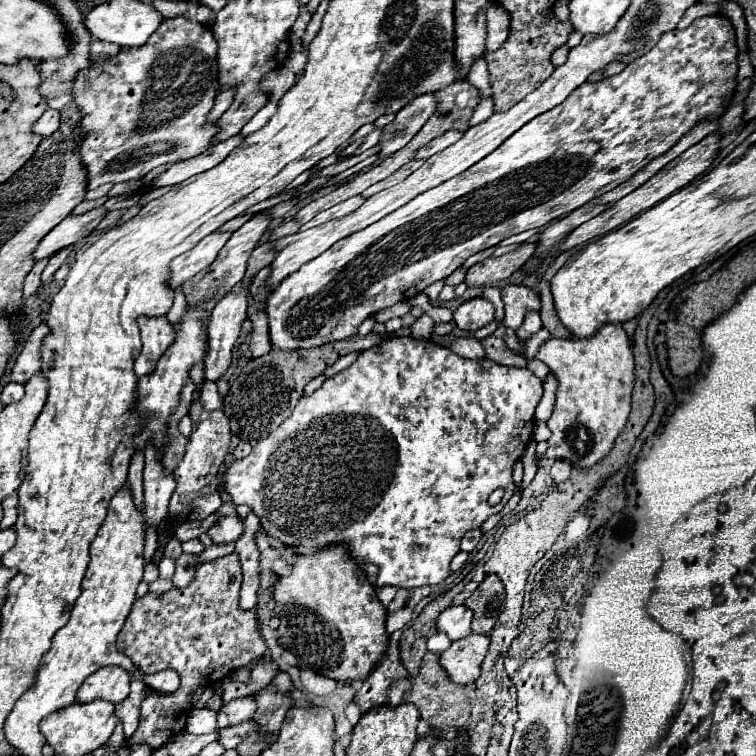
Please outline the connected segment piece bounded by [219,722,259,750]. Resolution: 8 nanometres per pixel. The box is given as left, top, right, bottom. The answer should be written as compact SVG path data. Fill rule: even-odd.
M249 722L249 724L239 724L239 728L223 728L219 730L219 742L225 746L225 750L229 748L237 748L237 744L241 744L249 734L257 732L259 724Z

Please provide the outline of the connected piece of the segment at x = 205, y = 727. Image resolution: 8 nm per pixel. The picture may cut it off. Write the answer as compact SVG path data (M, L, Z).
M191 708L185 730L191 734L209 734L217 728L217 714L209 708Z

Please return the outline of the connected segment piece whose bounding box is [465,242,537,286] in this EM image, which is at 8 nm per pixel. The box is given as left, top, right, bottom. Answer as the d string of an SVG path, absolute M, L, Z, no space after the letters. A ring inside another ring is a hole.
M525 242L517 250L503 254L499 258L487 258L485 262L479 262L467 270L465 282L469 286L487 286L493 282L507 280L515 270L519 270L537 250L537 242Z

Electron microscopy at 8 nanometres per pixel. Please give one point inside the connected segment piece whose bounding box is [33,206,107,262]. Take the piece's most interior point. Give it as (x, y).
(73, 228)

